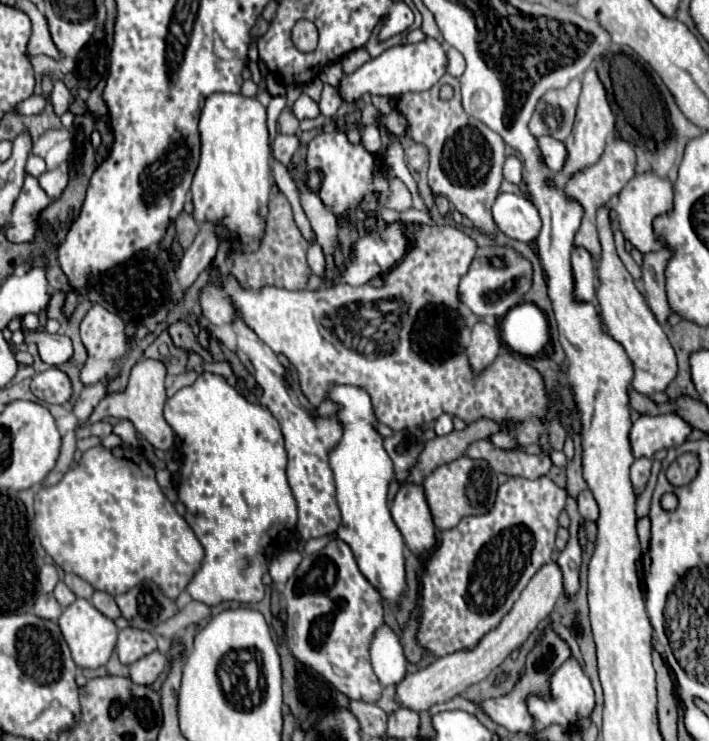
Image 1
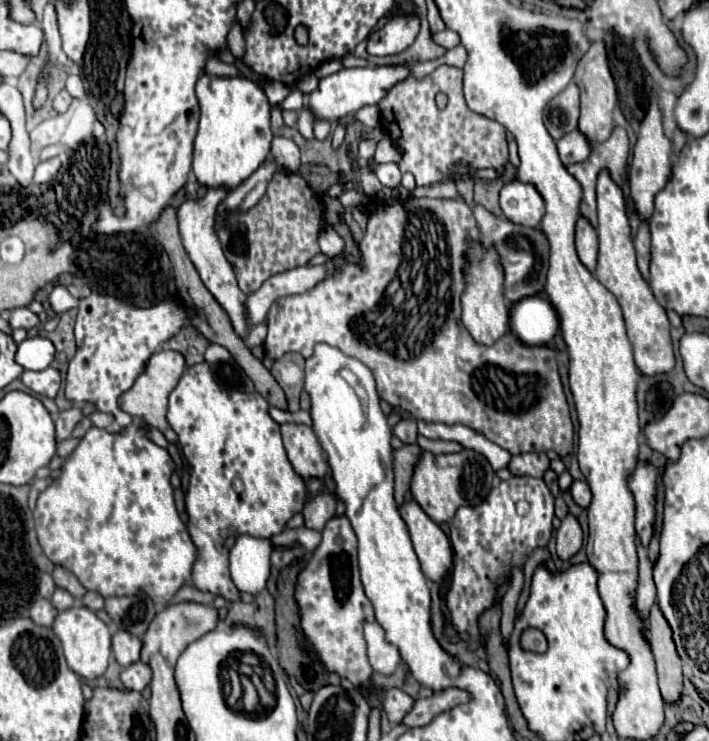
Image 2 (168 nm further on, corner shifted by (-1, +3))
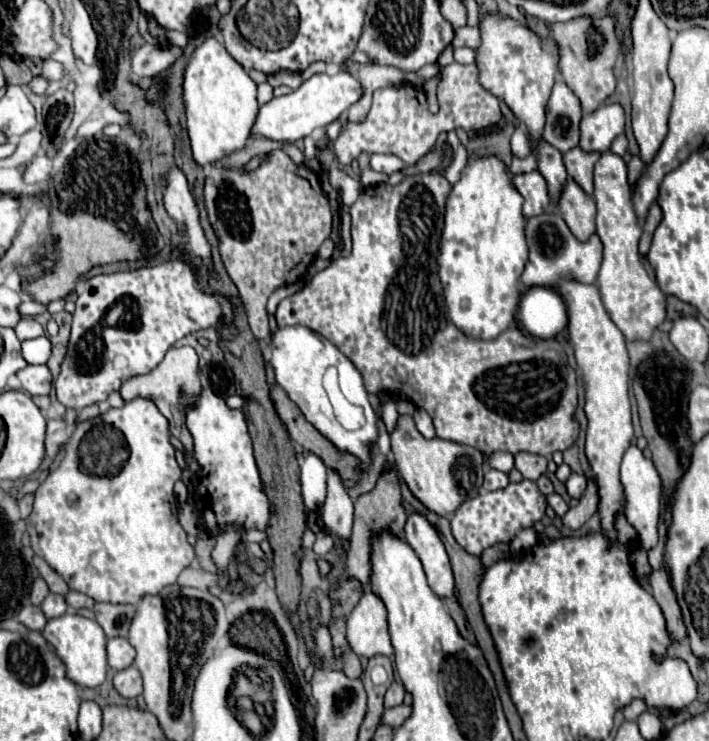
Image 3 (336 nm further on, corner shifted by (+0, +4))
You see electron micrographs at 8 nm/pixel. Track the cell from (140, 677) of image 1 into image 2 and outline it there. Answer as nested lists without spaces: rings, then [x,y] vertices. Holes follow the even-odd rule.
[[[137,661],[121,671],[121,681],[123,681],[125,689],[143,691],[151,681],[151,669],[149,669],[149,665]]]

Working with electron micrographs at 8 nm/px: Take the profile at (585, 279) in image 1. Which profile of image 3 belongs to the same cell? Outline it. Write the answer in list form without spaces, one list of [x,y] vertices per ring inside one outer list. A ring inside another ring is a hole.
[[[568,178],[566,186],[562,188],[558,212],[580,242],[588,242],[596,232],[596,202],[588,198],[584,190],[580,190],[576,182],[572,182],[572,178]]]

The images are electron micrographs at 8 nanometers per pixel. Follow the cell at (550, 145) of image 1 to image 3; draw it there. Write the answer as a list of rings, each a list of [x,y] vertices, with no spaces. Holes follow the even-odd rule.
[[[606,104],[596,114],[586,114],[580,122],[580,150],[606,152],[612,140],[624,132],[624,110],[620,104]]]

